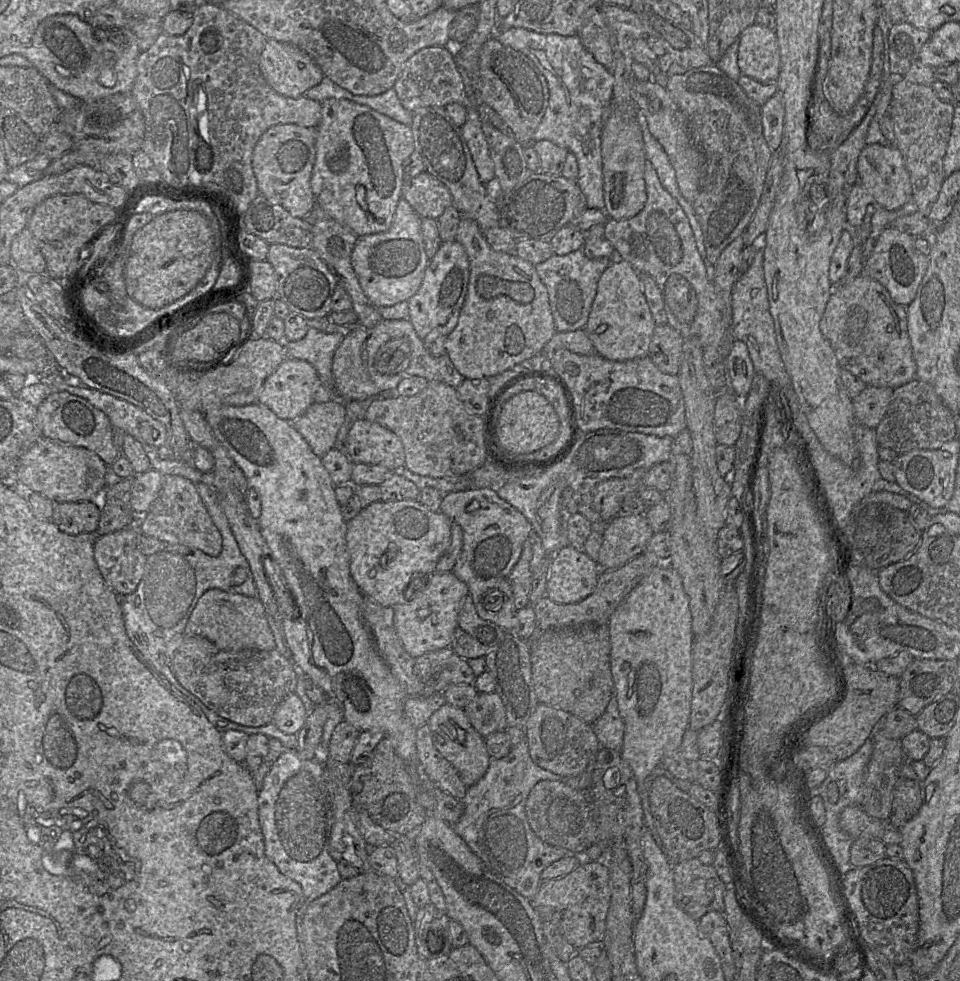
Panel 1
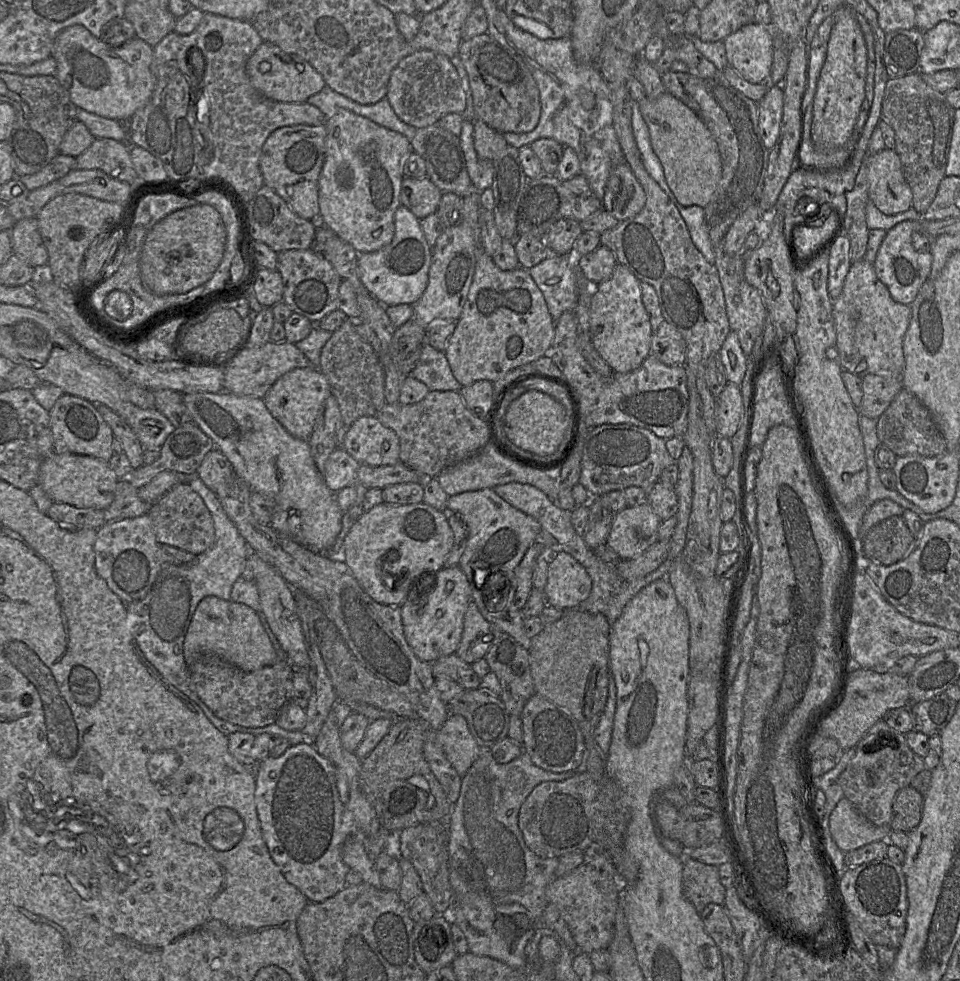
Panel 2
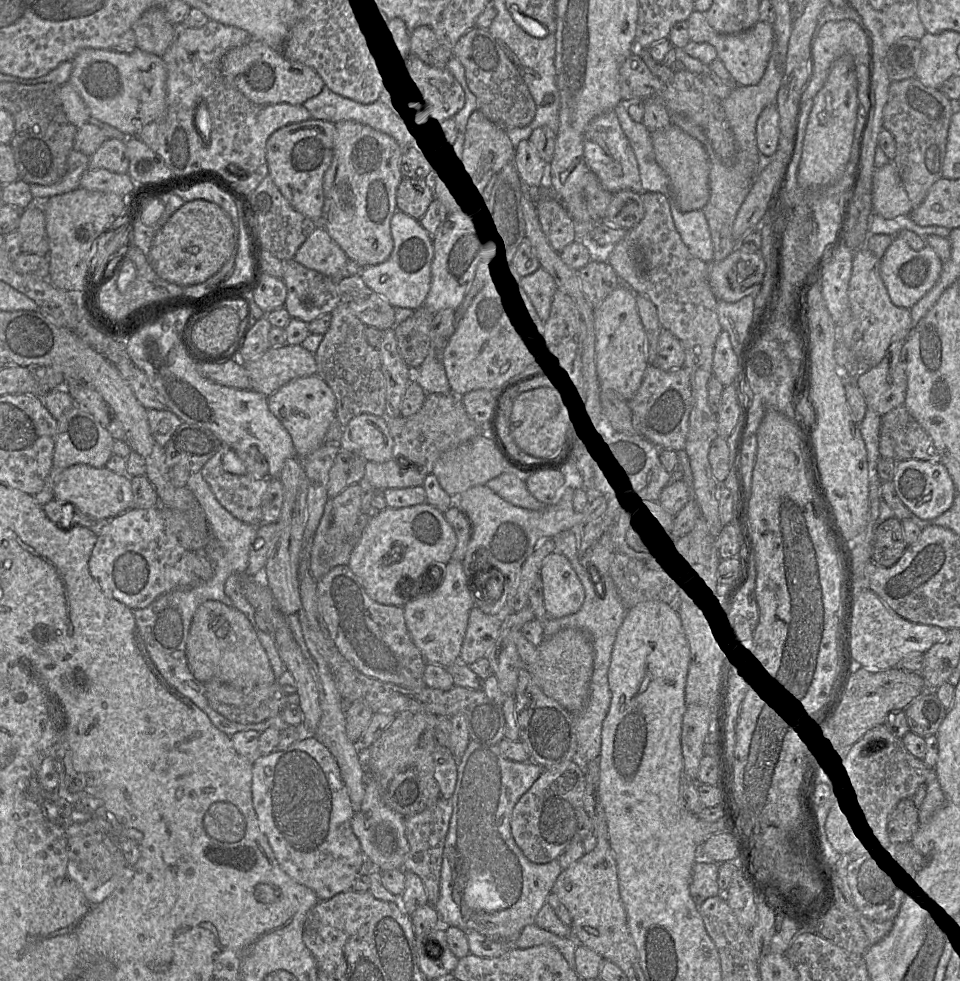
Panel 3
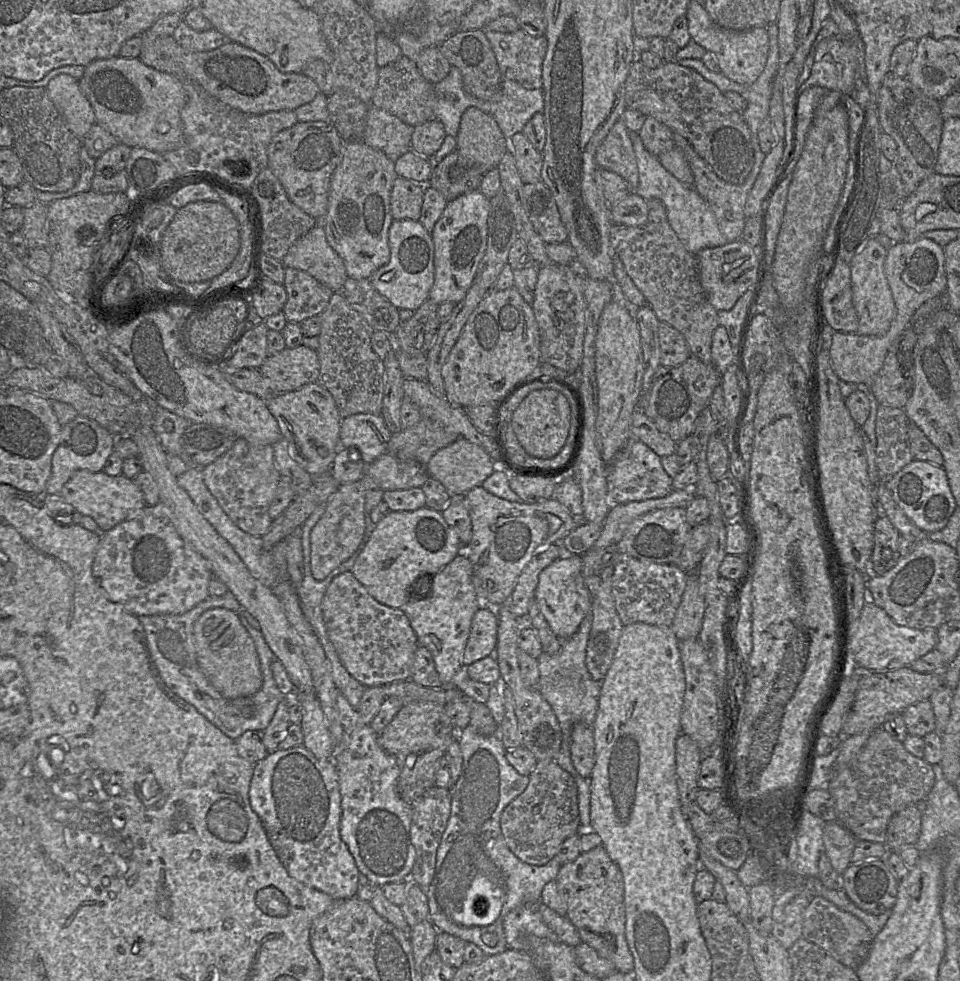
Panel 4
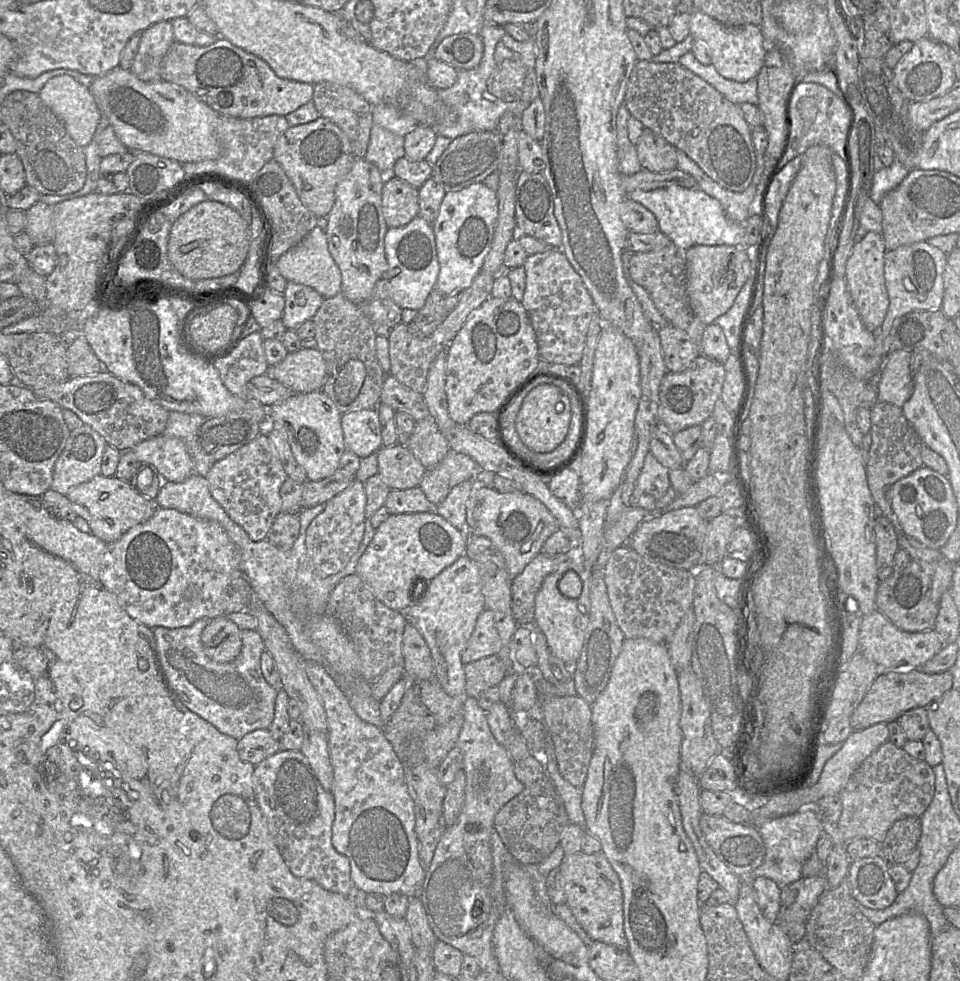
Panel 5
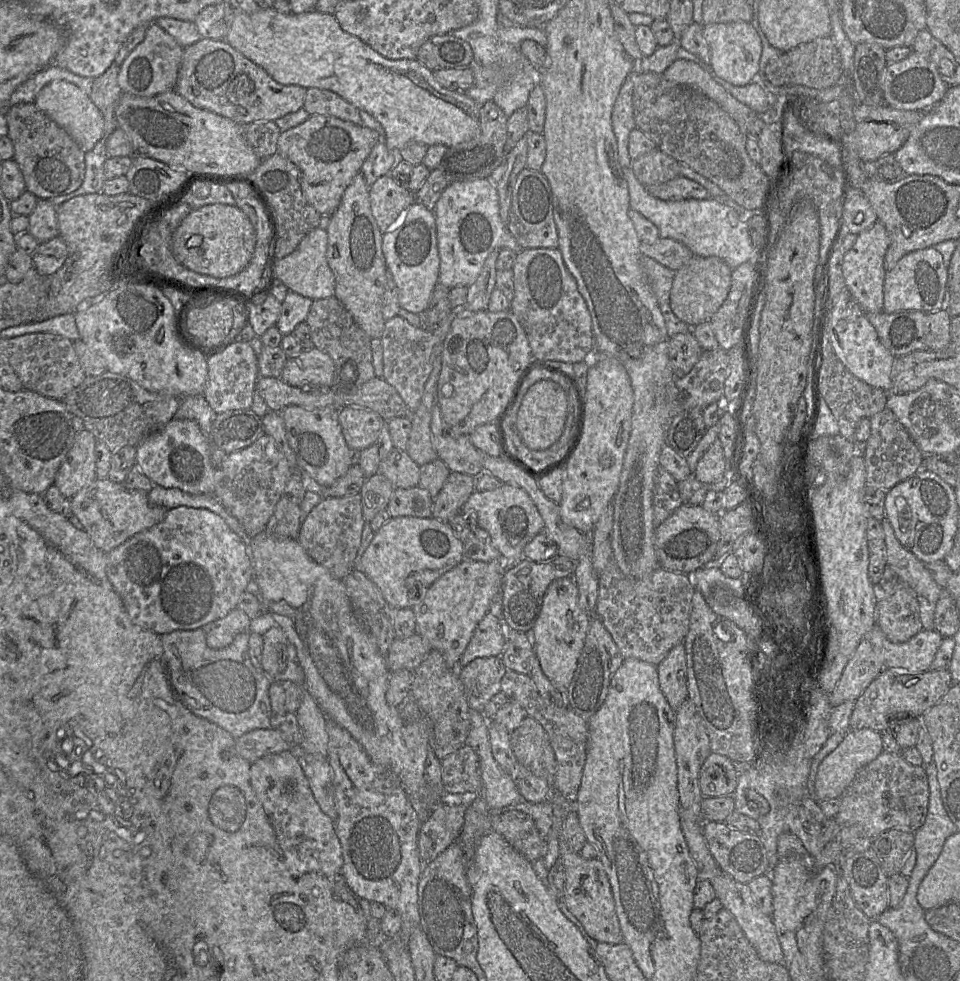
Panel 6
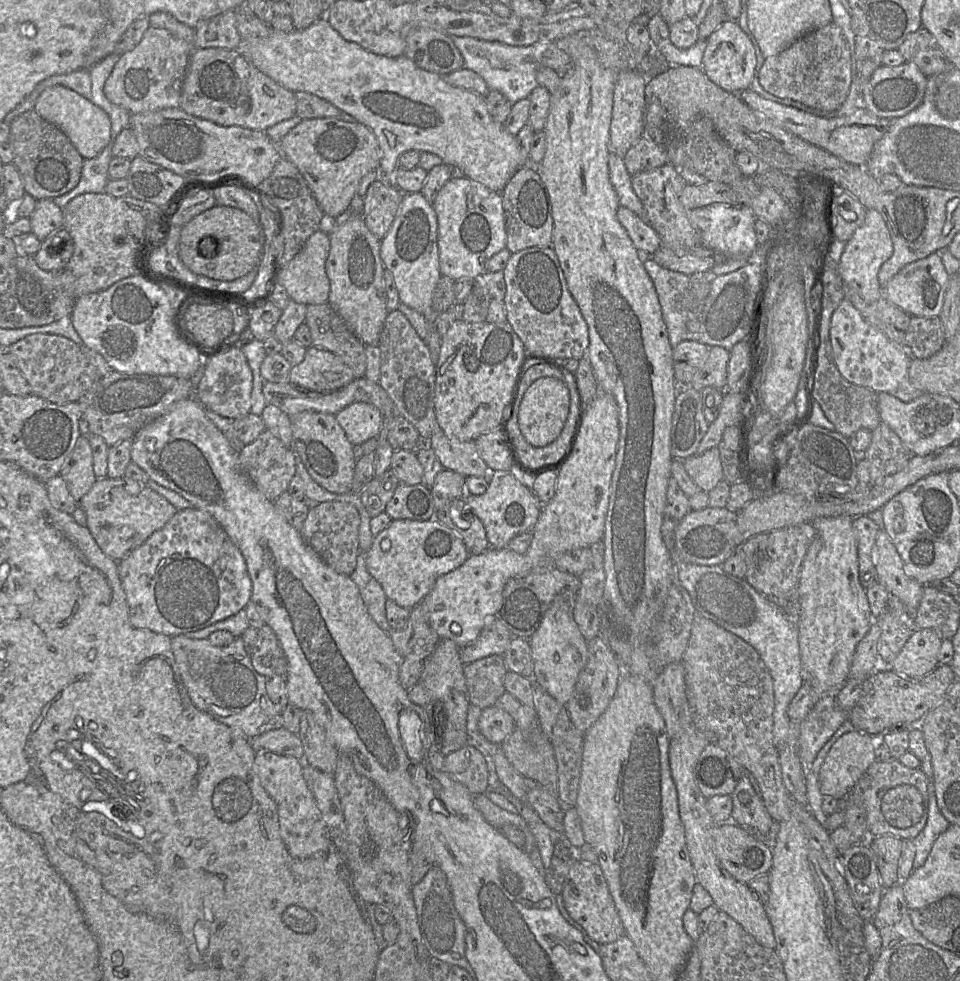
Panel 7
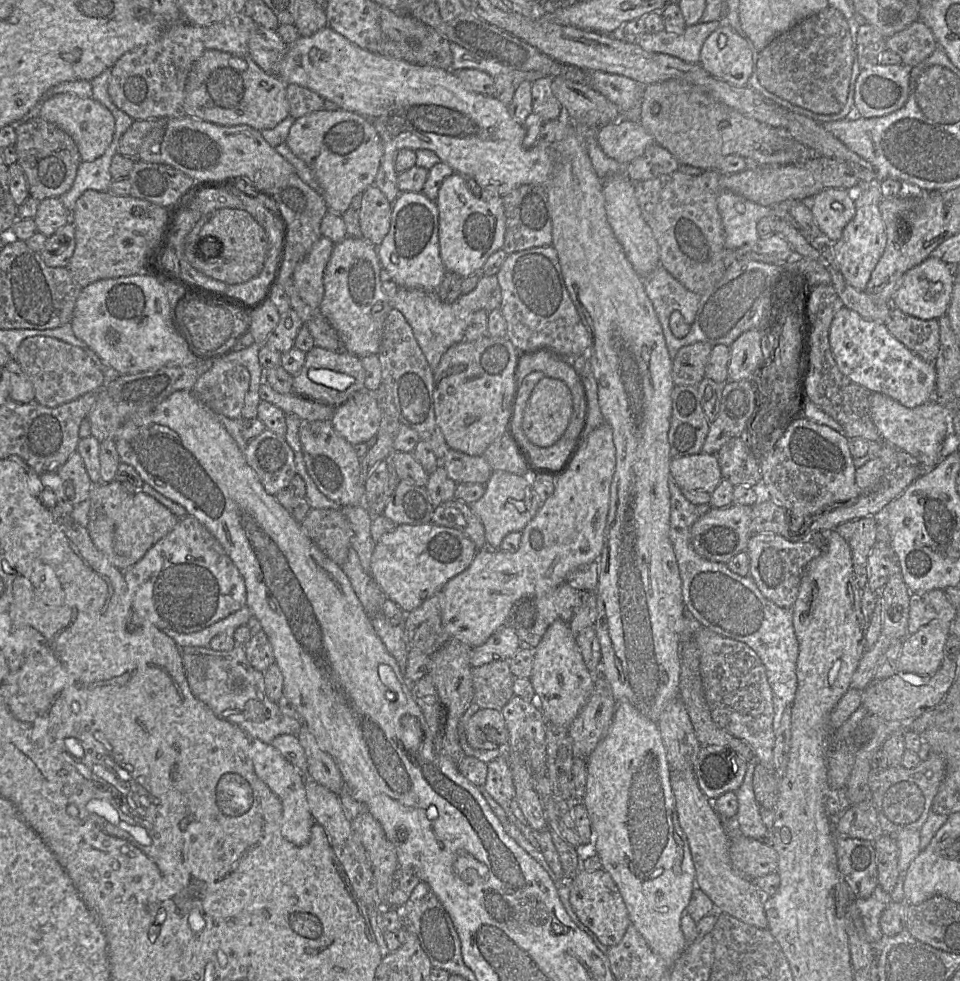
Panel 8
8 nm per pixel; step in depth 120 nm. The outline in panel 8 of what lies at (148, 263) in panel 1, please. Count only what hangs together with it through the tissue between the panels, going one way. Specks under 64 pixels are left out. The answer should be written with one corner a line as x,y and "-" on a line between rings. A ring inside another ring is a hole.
230,208
202,215
184,243
185,258
194,269
227,285
243,284
256,277
263,268
267,251
264,229
245,210

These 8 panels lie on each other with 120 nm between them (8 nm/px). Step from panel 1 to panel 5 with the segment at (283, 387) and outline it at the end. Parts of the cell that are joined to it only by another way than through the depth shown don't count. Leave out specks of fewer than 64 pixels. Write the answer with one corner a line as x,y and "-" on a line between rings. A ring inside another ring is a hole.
323,390
296,393
267,409
269,426
285,432
292,453
305,469
309,481
322,480
337,471
340,458
346,451
342,413

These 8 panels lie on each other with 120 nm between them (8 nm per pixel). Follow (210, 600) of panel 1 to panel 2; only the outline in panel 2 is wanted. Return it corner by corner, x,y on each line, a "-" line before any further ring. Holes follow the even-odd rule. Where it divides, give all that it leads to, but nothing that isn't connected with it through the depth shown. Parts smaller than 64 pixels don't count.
207,596
197,605
184,639
184,659
189,666
199,656
207,653
217,655
244,672
253,672
275,663
279,657
266,633
259,613
245,604
223,600
216,596

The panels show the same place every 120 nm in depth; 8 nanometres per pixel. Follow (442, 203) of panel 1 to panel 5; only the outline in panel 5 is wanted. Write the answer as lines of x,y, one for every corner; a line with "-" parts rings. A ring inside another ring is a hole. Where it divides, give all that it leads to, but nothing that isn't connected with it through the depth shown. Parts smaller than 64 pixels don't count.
391,174
387,175
381,204
388,228
405,226
419,215
418,189

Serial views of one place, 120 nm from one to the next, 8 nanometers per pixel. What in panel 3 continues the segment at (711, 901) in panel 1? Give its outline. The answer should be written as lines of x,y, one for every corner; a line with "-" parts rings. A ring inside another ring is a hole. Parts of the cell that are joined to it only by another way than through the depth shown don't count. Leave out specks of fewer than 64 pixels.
698,860
694,864
690,883
690,894
698,909
707,898
719,895
718,875
719,864
715,862

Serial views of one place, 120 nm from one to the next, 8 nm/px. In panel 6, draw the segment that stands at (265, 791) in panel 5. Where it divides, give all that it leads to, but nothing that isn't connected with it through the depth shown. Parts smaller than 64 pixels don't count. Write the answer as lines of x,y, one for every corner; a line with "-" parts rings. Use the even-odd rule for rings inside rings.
298,751
269,754
252,763
251,786
270,819
289,872
294,877
309,872
318,872
327,877
338,875
343,866
343,856
335,823
314,799
299,763

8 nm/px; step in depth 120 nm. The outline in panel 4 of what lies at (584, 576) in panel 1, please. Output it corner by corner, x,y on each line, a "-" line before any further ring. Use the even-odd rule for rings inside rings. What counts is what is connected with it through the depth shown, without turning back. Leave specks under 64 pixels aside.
581,555
557,558
538,577
534,600
553,633
562,641
571,637
584,617
591,613
591,595
582,574

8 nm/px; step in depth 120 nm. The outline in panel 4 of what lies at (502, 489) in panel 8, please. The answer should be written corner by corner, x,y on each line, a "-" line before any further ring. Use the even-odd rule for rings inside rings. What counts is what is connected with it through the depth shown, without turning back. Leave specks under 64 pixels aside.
482,486
473,487
465,494
465,505
471,519
472,537
469,544
463,546
464,552
472,564
472,577
479,576
481,581
493,581
494,587
488,589
489,594
482,601
482,605
494,609
507,605
518,577
534,554
557,540
563,540
580,522
587,522
584,518
573,516
568,508
554,497
535,503
511,502
491,494

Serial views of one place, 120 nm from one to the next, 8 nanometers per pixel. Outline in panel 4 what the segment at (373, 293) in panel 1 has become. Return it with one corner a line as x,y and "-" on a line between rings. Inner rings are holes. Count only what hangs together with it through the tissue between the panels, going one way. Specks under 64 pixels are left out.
393,220
388,231
389,262
369,278
373,287
397,309
415,311
427,299
434,283
434,244
418,220

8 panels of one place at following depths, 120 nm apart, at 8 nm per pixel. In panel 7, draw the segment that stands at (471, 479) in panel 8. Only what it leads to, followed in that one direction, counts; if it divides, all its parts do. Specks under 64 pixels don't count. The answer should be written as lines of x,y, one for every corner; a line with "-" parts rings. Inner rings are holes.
439,424
431,437
431,448
444,469
455,471
464,477
489,475
489,467
480,457
475,442
462,442
457,438
449,437

